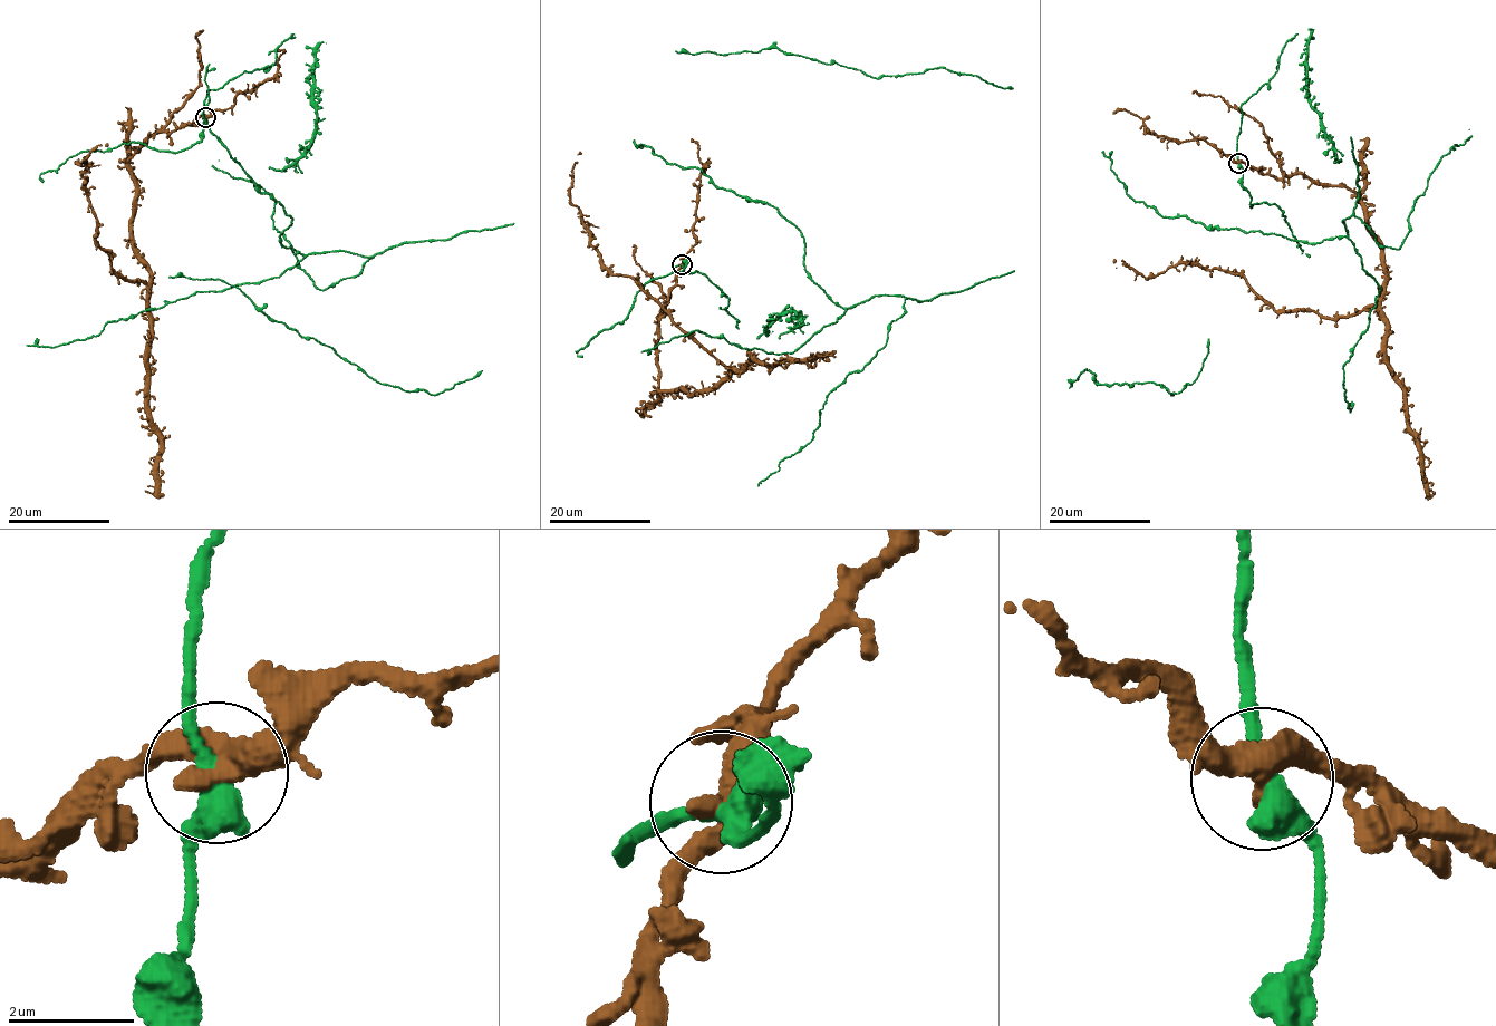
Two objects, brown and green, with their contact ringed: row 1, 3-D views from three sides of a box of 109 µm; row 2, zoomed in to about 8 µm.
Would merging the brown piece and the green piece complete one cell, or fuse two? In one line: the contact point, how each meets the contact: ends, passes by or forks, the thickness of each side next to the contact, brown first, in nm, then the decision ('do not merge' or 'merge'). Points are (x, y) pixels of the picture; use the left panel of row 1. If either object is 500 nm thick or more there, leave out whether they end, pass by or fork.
(205, 117) | brown passes by | green passes by | 440/380 nm | do not merge

